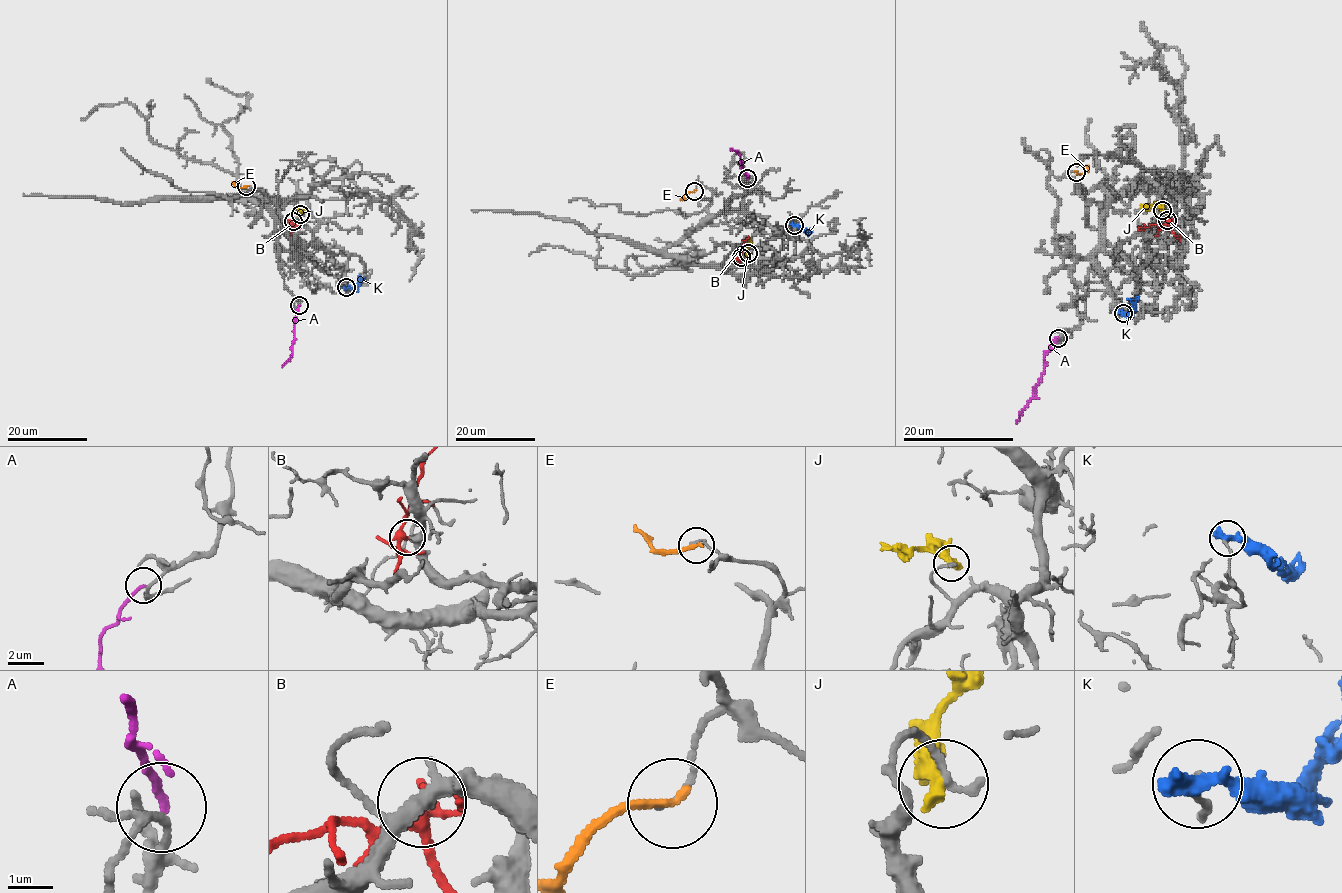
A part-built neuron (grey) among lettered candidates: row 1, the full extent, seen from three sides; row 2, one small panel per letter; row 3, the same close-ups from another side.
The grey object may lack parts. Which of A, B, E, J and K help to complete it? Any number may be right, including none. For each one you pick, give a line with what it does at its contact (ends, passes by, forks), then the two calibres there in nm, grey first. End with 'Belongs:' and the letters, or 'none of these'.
Belongs: none of these

